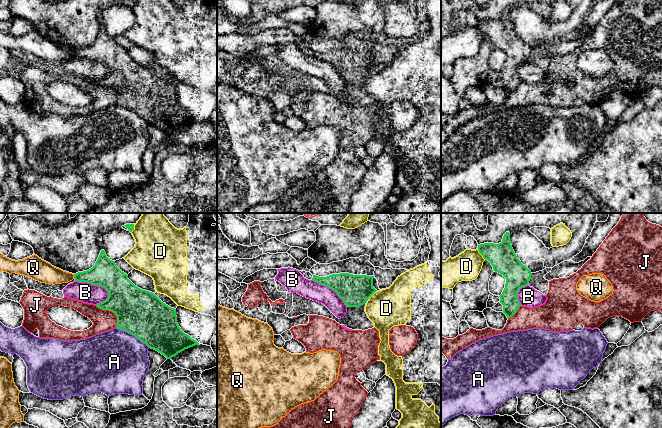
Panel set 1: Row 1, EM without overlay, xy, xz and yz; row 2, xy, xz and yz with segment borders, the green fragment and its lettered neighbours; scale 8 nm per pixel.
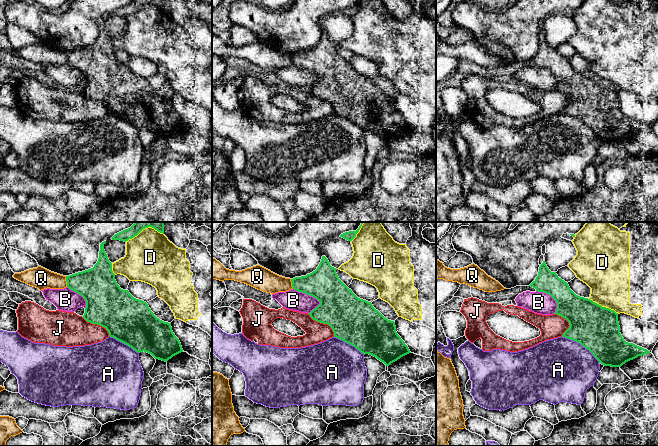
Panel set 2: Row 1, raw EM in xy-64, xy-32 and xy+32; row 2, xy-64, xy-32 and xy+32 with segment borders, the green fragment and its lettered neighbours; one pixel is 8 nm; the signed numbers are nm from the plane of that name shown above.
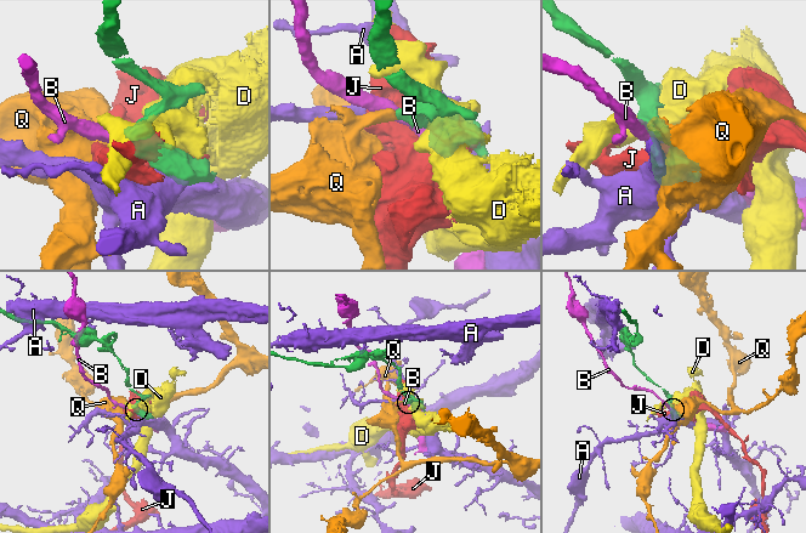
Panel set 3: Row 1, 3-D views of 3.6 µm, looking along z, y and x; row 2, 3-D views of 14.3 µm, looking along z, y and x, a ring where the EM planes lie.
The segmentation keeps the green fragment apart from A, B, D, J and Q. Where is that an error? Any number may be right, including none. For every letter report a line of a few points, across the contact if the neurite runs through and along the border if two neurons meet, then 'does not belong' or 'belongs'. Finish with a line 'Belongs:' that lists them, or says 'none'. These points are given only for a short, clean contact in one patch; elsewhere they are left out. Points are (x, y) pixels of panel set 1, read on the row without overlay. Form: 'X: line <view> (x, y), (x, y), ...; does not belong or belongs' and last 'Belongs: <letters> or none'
A: does not belong
B: does not belong
D: does not belong
J: does not belong
Q: line xy (73, 50), (74, 54); does not belong
Belongs: none

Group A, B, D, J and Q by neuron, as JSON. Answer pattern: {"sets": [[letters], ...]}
{"sets": [["A"], ["B"], ["D"], ["J"], ["Q"]]}

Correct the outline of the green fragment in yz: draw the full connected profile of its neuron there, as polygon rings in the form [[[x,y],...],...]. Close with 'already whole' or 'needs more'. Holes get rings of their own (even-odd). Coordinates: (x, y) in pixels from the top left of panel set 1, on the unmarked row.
[[[506,8],[499,20],[484,19],[478,21],[478,27],[488,36],[495,48],[506,54],[505,64],[500,73],[503,89],[511,94],[521,82],[517,69],[529,60],[531,47],[517,34],[511,18],[510,9]]]; already whole

